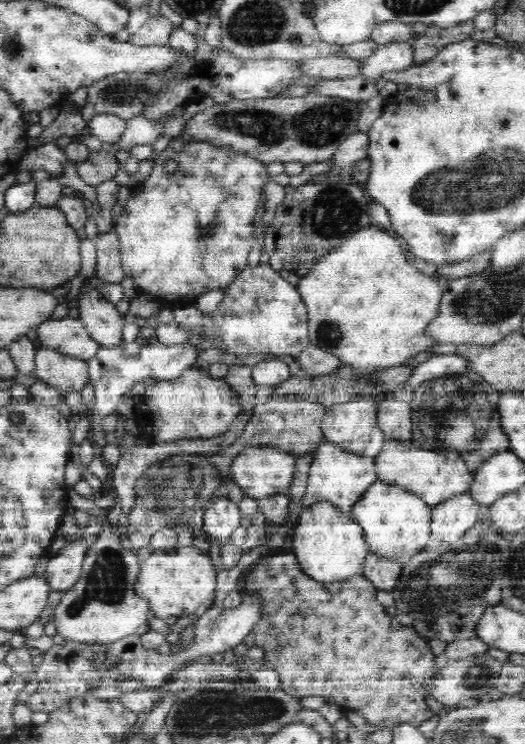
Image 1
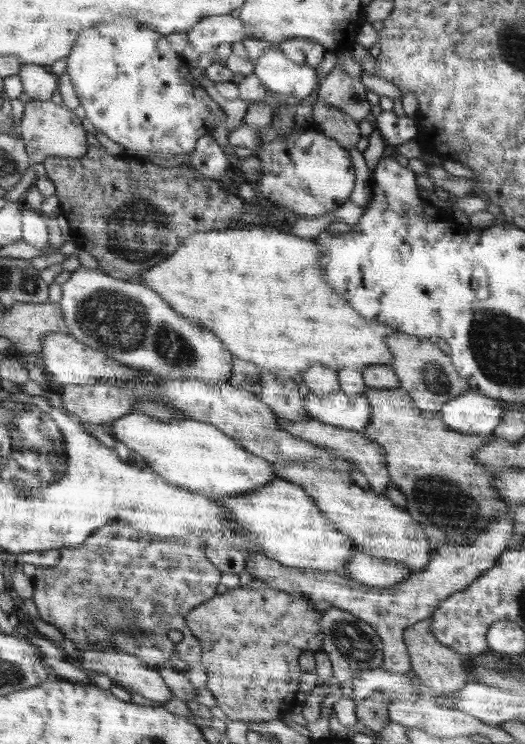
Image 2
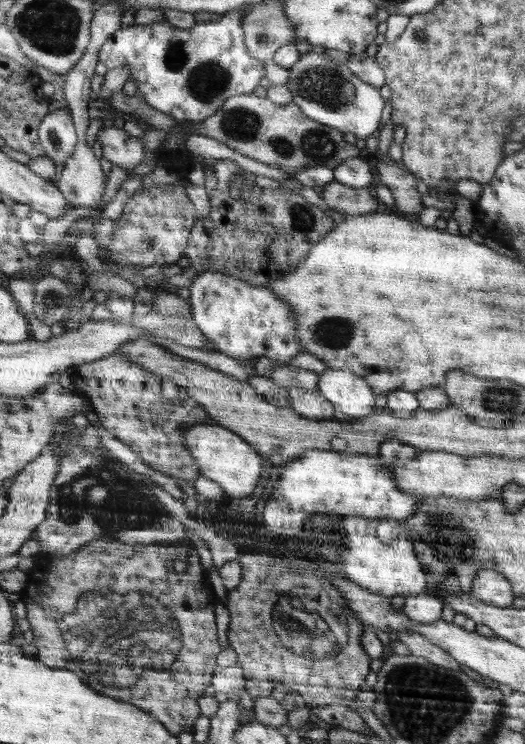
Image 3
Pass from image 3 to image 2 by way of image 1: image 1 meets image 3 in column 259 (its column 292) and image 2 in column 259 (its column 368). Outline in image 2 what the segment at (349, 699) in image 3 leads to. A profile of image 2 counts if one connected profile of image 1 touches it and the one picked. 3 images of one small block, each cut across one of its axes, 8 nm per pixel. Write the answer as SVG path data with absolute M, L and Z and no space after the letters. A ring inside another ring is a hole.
M254 580L251 585L240 586L238 589L228 589L220 596L215 596L214 599L207 600L206 603L199 604L194 610L188 612L185 616L187 624L191 627L191 632L202 643L202 665L205 667L209 678L206 681L205 688L212 692L212 696L216 699L216 706L224 711L224 714L232 721L254 721L254 722L267 722L280 718L280 714L288 714L290 704L294 704L294 696L298 692L300 686L300 666L298 666L298 658L304 650L321 650L323 648L323 640L325 638L322 629L323 613L315 610L316 603L306 597L294 597L291 593L284 592L282 589L273 589L268 584Z

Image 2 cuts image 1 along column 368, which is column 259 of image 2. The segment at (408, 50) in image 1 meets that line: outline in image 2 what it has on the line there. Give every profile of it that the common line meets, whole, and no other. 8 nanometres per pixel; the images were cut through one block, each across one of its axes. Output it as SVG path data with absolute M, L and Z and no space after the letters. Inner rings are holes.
M277 46L266 49L253 63L261 84L272 92L302 100L321 85L315 68L292 62Z

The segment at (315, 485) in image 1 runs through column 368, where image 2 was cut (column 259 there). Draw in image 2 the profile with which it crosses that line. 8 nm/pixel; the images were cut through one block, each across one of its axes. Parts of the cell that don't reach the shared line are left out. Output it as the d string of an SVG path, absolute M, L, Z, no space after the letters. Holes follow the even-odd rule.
M128 413L110 424L112 437L116 441L124 442L132 450L132 457L140 456L148 468L154 469L170 484L179 485L180 488L203 493L204 496L237 497L250 494L254 489L267 486L277 478L277 466L266 458L248 452L234 438L221 432L216 426L196 420L172 420L164 422L144 413Z

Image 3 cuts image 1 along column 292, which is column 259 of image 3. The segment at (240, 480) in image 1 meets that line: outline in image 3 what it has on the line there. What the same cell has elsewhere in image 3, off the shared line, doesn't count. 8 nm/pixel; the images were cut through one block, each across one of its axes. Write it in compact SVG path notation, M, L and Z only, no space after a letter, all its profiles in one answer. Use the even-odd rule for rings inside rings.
M212 422L196 424L194 428L188 428L188 432L184 432L184 441L191 455L198 461L199 472L217 482L228 496L246 498L258 484L264 460L248 441L244 441L230 429Z

